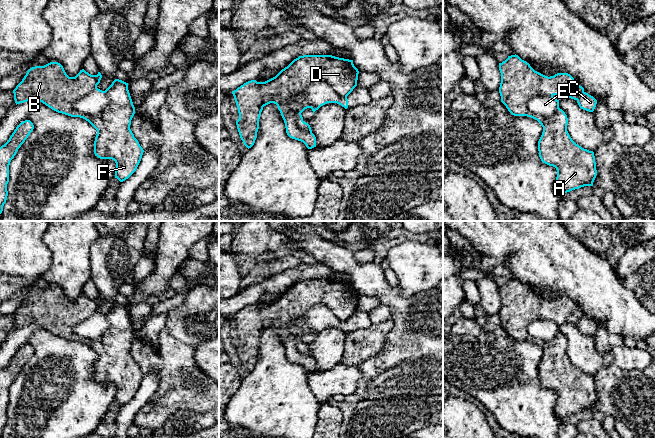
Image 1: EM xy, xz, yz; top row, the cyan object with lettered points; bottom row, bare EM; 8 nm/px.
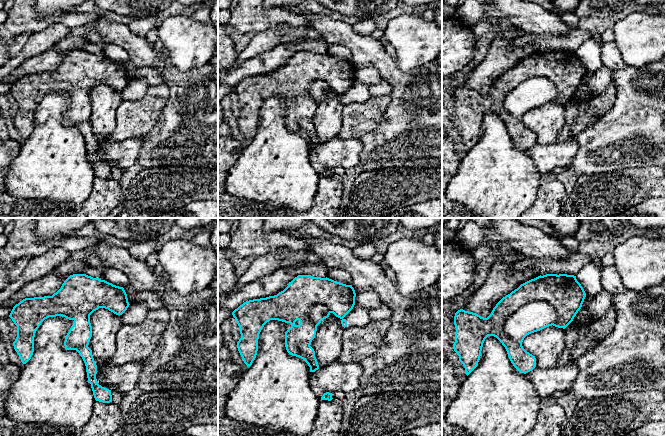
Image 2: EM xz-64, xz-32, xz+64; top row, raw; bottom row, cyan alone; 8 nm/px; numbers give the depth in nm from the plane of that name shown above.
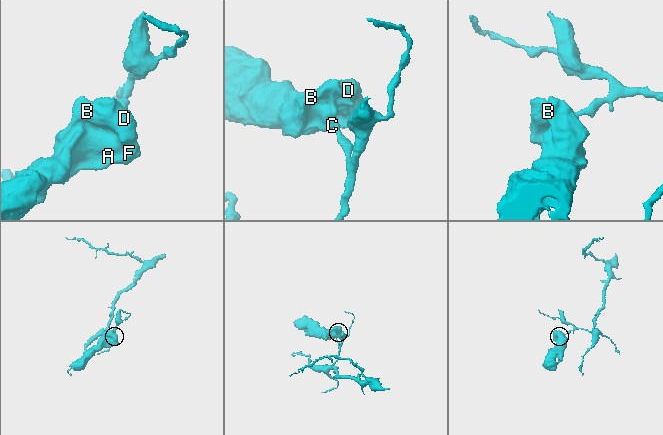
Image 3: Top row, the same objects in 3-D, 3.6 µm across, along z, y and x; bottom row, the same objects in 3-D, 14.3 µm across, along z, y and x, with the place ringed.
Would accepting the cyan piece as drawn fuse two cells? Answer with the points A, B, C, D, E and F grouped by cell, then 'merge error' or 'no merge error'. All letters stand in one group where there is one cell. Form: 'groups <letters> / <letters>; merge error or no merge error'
groups A B C D F / E; merge error

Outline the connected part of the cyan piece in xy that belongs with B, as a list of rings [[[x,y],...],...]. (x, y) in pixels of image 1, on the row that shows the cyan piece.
[[[50,62],[44,66],[32,67],[27,71],[22,81],[13,90],[14,100],[16,105],[38,100],[58,113],[80,117],[88,121],[97,130],[94,141],[95,156],[100,159],[114,160],[116,163],[115,178],[123,182],[136,171],[144,152],[130,129],[135,107],[128,90],[128,83],[119,79],[112,82],[104,91],[110,100],[109,104],[97,115],[85,115],[73,107],[75,101],[97,88],[101,78],[100,72],[97,75],[91,75],[84,69],[80,70],[75,77],[69,77],[60,63]]]

